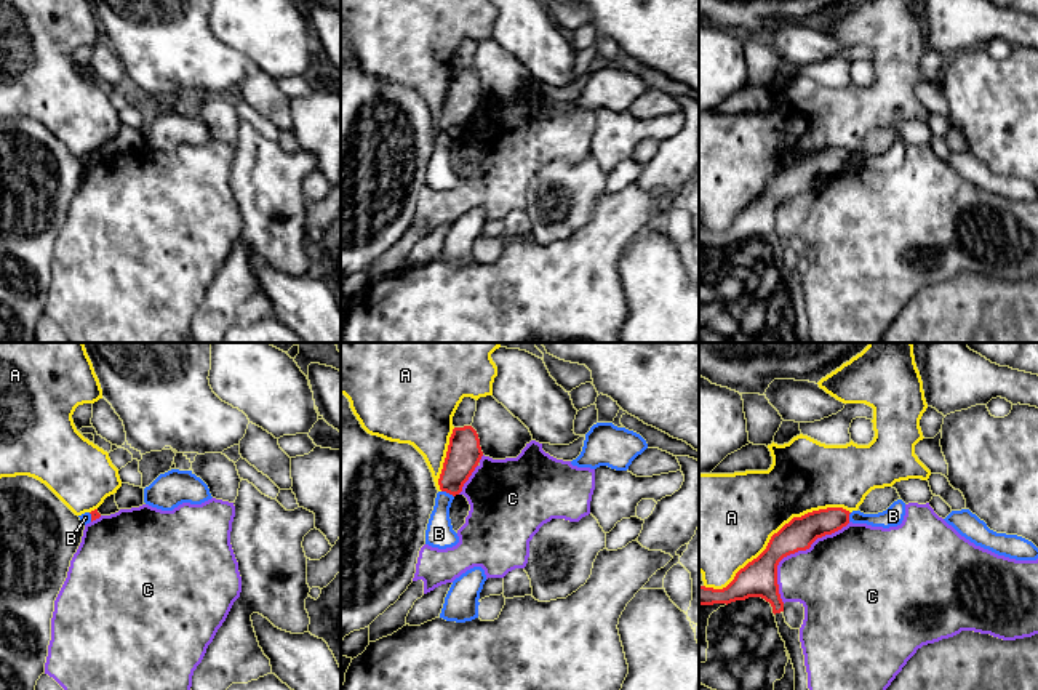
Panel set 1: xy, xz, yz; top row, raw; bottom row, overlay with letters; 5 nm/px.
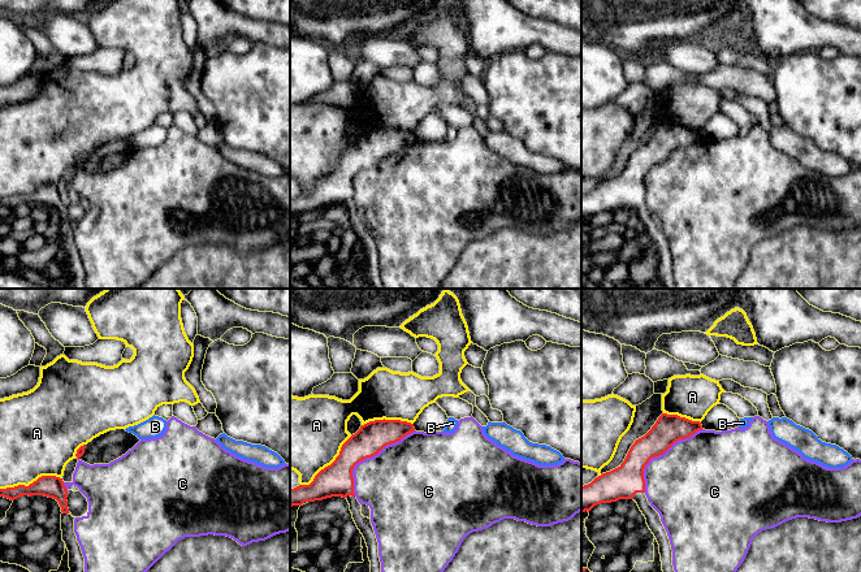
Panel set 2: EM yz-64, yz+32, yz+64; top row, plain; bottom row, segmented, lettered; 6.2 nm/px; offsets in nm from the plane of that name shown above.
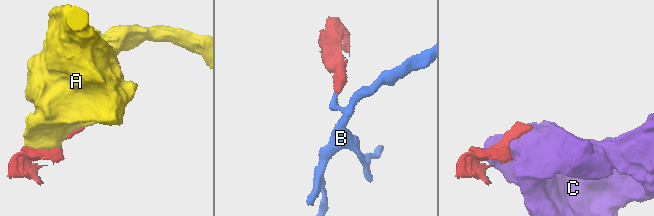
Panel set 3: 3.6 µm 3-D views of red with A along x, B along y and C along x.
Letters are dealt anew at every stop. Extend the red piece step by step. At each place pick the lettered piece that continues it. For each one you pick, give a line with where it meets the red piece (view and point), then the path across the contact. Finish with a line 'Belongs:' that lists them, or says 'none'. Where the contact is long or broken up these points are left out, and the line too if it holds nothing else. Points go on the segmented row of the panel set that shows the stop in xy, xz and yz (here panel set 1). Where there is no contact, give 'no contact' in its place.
Belongs: none

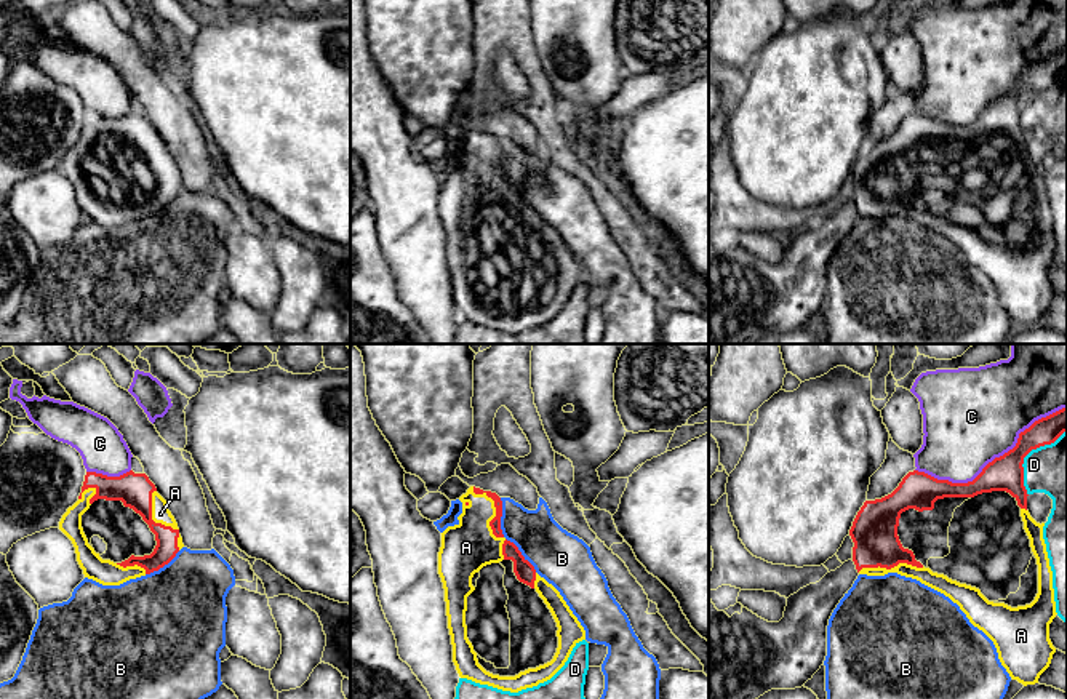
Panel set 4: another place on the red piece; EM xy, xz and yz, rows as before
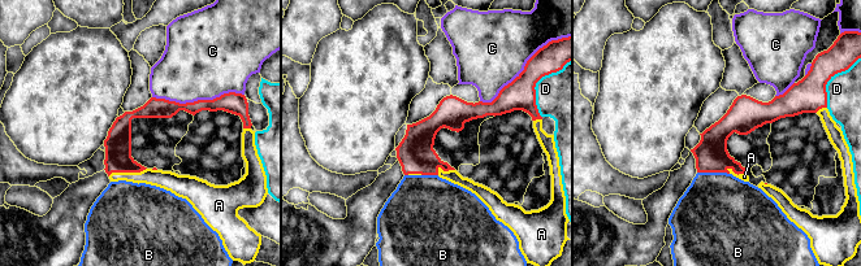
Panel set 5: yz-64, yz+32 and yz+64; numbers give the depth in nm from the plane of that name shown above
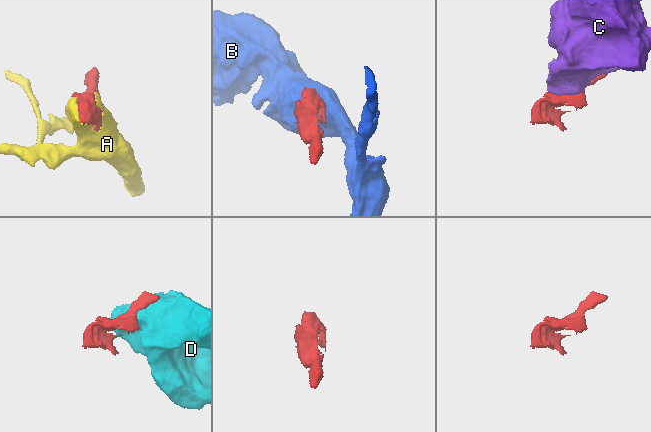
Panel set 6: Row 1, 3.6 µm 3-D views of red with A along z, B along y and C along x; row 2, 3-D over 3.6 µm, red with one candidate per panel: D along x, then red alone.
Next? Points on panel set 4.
A: xz (491, 520)
Belongs: A

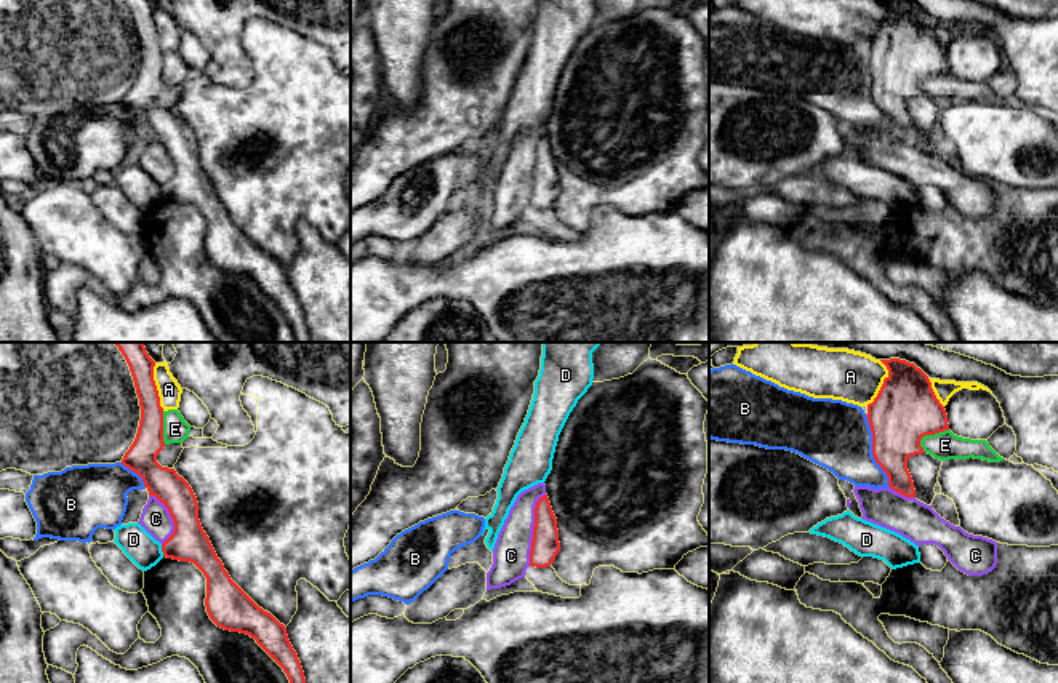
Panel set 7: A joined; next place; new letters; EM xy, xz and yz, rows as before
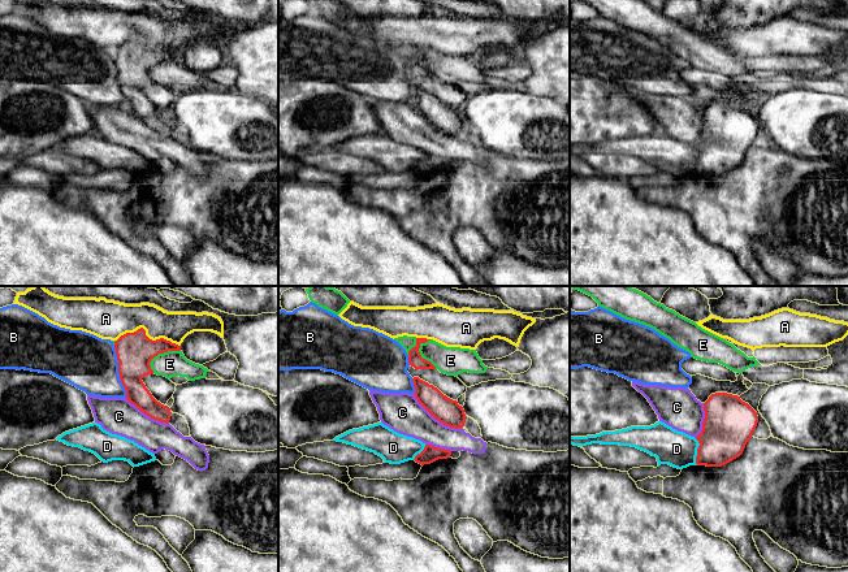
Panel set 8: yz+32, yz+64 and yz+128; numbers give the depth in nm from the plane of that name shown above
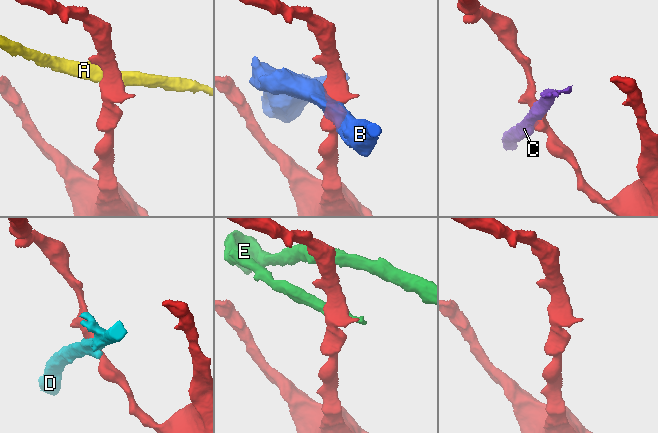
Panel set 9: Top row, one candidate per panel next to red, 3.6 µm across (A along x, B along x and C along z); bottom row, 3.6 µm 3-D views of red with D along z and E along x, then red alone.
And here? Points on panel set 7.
Belongs: none

